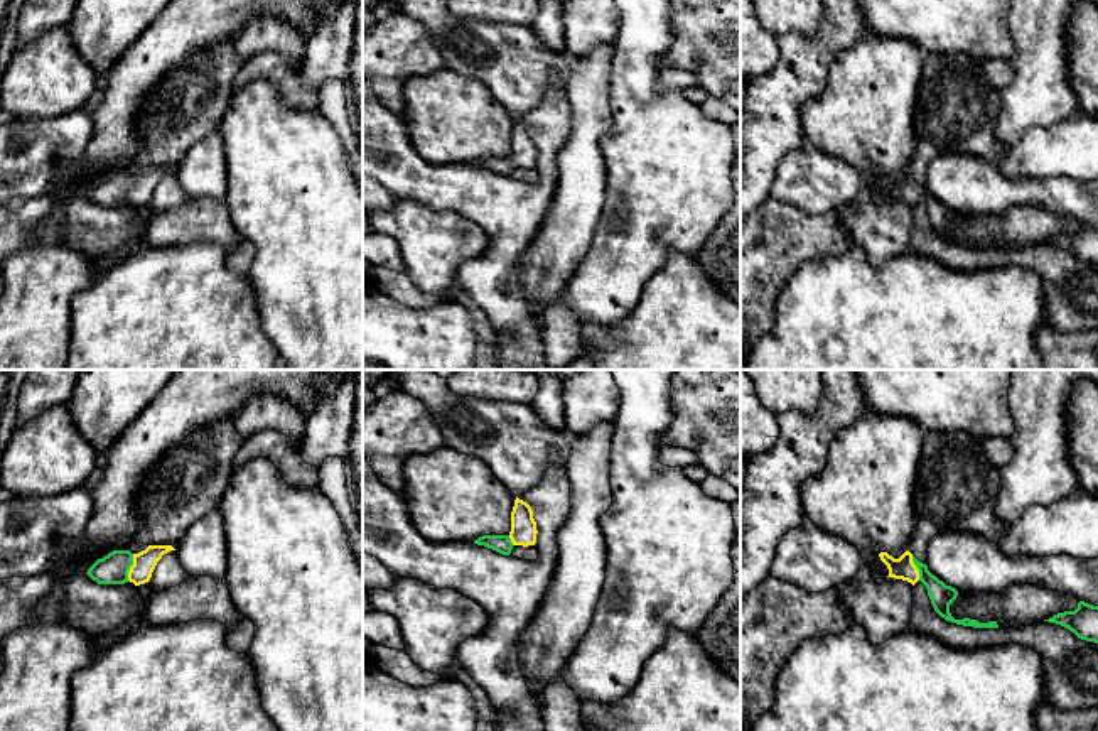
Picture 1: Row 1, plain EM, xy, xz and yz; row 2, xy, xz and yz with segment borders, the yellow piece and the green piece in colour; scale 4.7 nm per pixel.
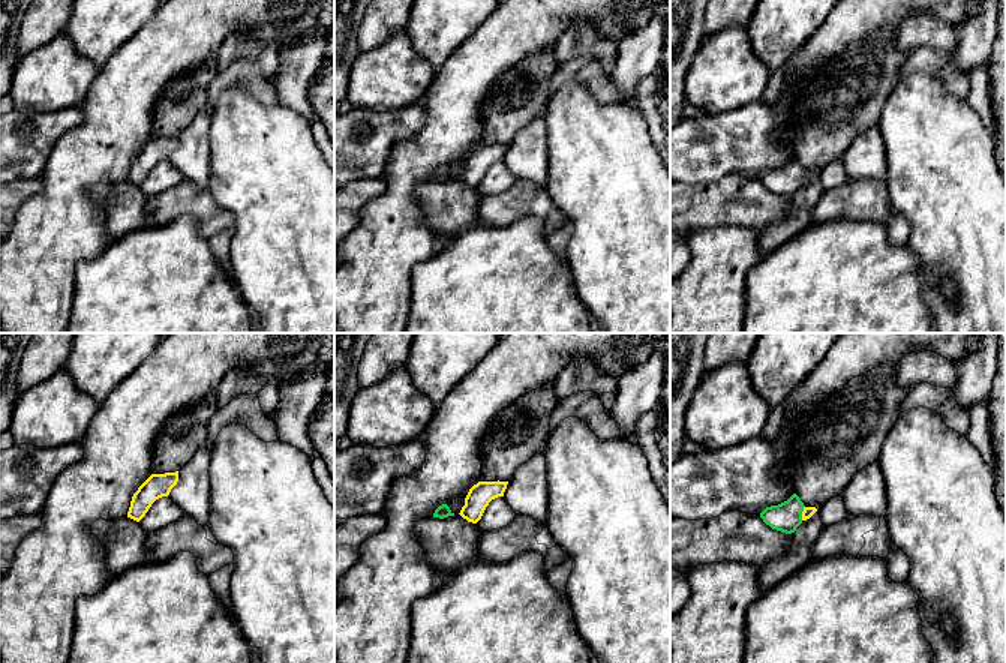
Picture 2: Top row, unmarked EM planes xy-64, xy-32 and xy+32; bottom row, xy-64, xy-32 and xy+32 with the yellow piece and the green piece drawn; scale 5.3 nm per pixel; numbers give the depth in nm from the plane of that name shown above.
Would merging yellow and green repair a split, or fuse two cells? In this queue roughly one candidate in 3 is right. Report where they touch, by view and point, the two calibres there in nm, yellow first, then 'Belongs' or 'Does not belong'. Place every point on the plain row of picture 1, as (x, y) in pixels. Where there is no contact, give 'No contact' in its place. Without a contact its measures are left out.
Touches yellow at xy (130, 189). Thickness 110 nm (yellow) against 140 nm. Belongs

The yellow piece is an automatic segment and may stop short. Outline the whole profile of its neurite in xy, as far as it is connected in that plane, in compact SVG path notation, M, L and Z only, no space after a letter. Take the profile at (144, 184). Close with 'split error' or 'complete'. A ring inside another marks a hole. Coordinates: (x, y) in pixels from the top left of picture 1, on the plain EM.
M148 167L138 176L113 172L98 181L86 196L98 206L125 206L130 203L140 208L150 203L157 184L170 172L175 171L172 167Z | split error

